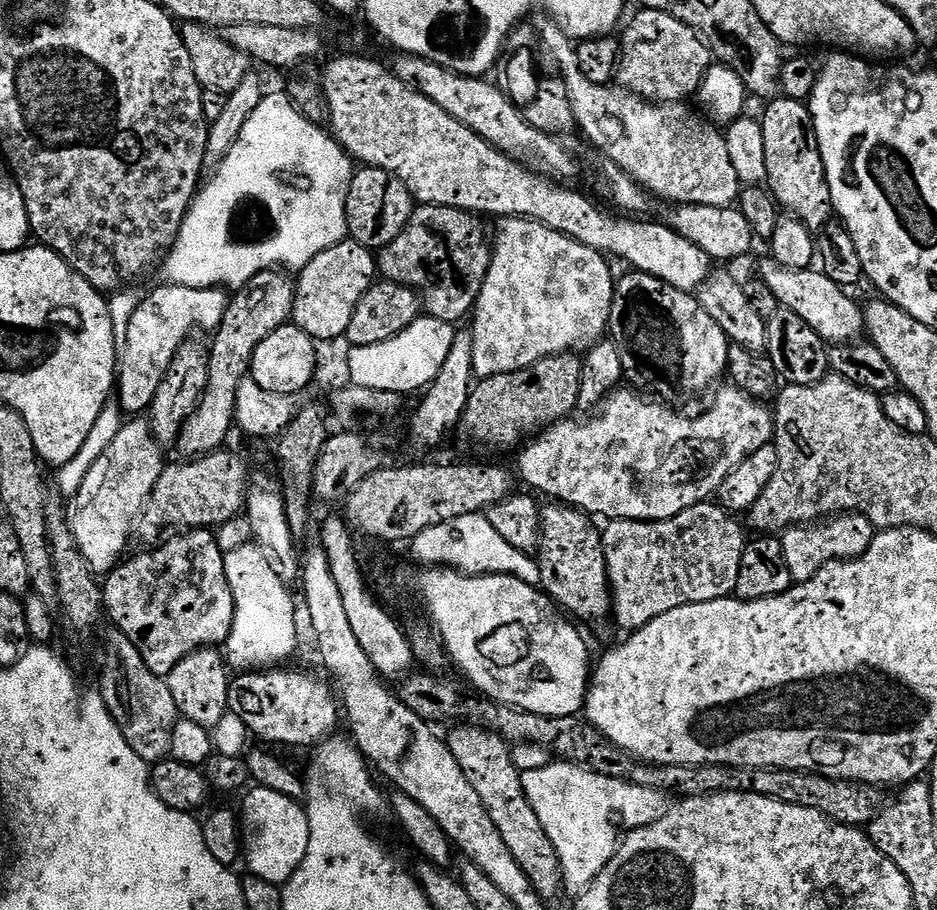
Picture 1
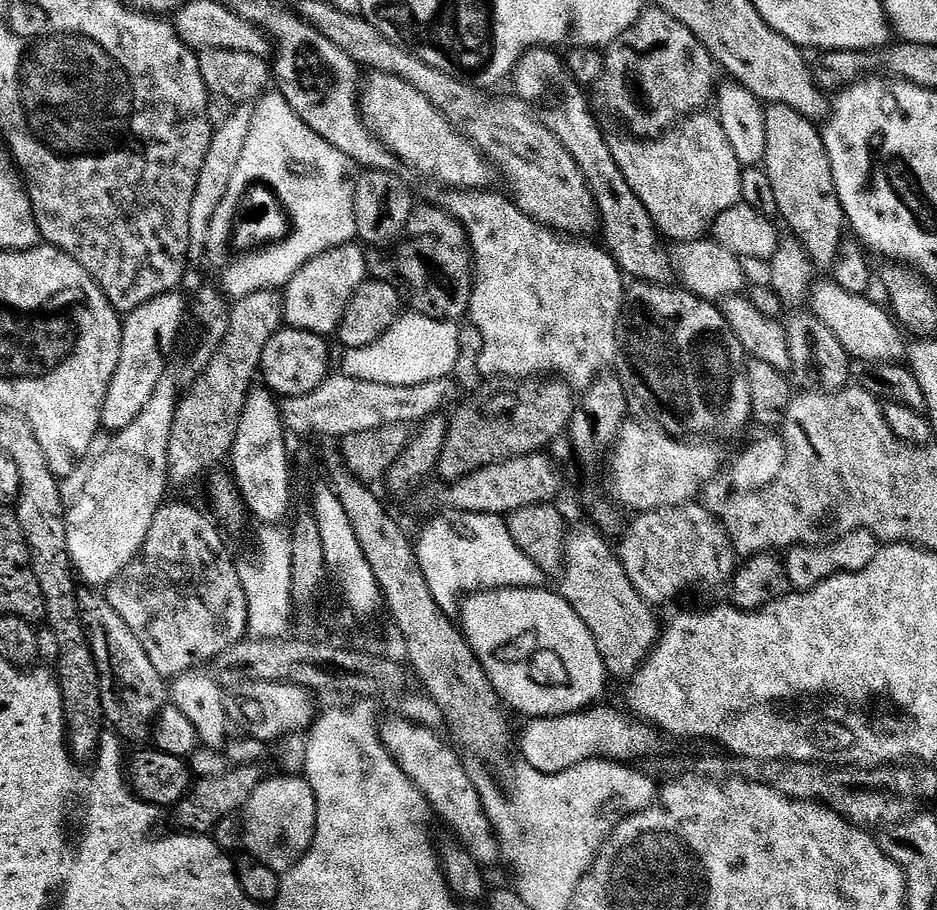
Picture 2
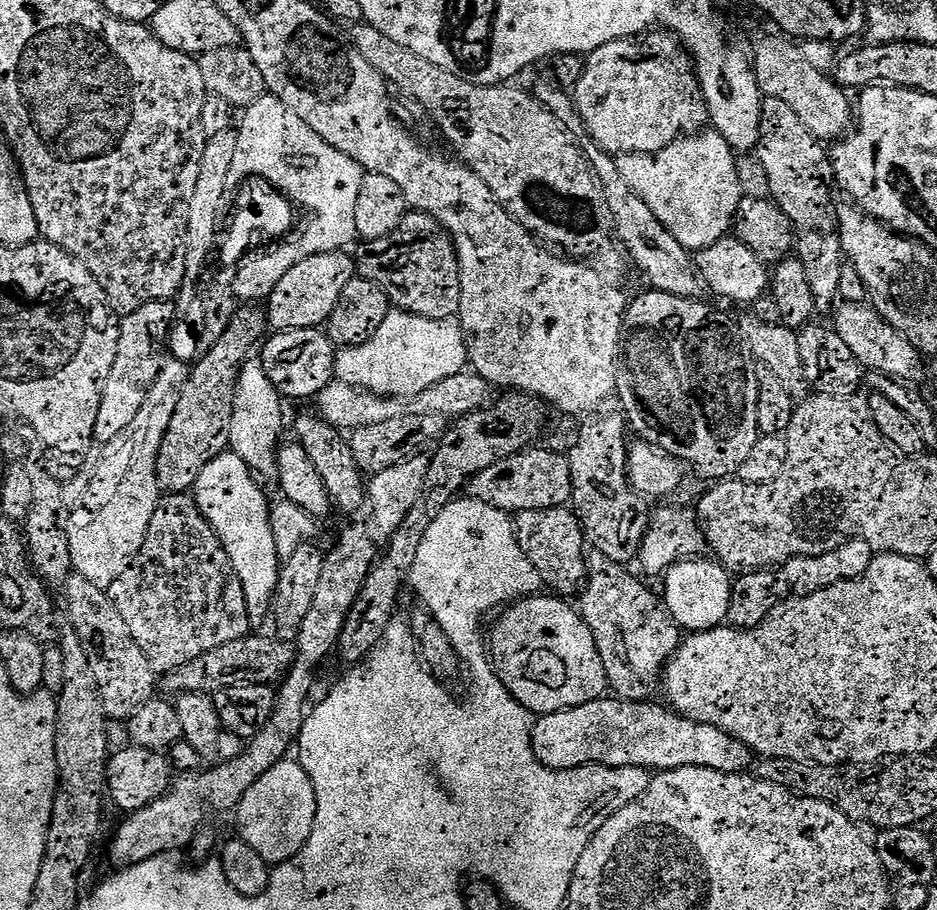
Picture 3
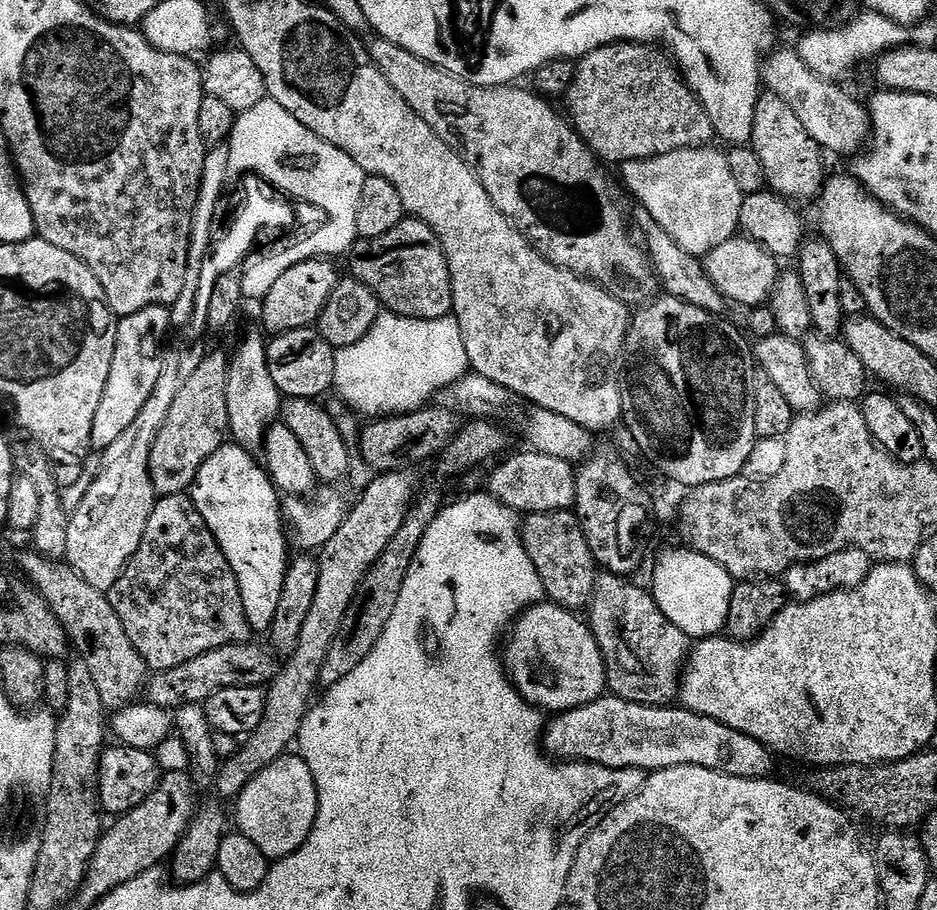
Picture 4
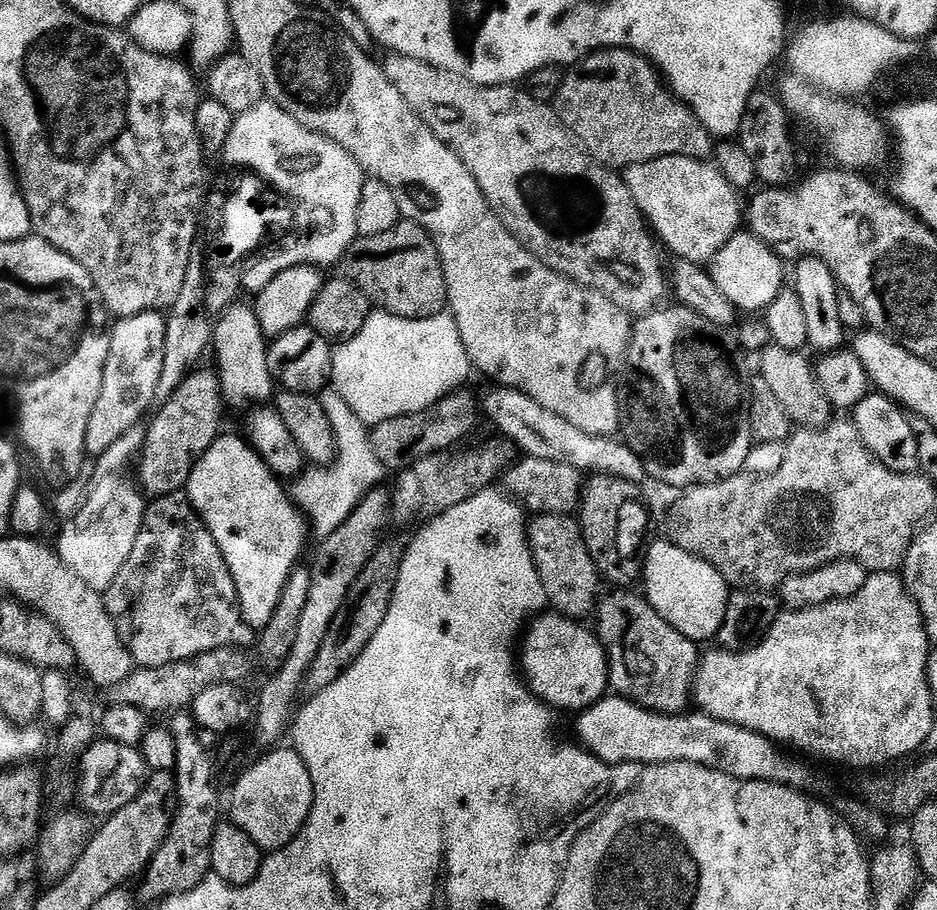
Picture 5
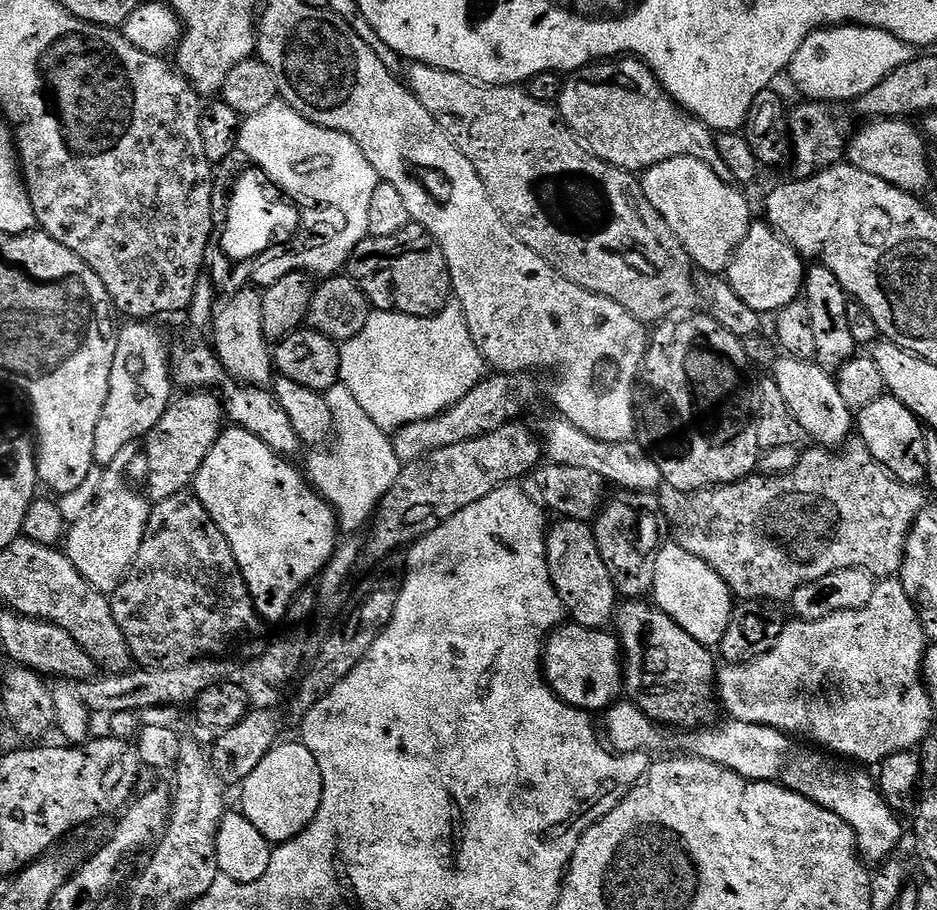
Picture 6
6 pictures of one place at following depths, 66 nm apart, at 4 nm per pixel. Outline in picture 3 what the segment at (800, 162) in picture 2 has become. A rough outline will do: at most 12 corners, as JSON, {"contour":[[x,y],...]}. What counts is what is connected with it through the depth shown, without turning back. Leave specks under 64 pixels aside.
{"contour":[[786,102],[760,106],[758,155],[792,223],[815,311],[846,257],[829,149]]}

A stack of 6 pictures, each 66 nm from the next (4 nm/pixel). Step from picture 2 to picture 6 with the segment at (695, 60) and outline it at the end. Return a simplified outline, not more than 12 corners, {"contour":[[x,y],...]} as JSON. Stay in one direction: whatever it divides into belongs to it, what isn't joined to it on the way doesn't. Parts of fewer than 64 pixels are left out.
{"contour":[[642,60],[597,62],[560,89],[588,151],[643,174],[698,158],[736,184],[712,129]]}

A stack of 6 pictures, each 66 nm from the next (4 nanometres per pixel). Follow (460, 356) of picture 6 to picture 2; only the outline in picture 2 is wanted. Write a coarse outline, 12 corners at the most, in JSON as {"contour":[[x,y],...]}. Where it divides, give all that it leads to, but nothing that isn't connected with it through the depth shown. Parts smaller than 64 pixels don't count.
{"contour":[[405,311],[343,375],[418,386],[453,375],[460,328]]}

